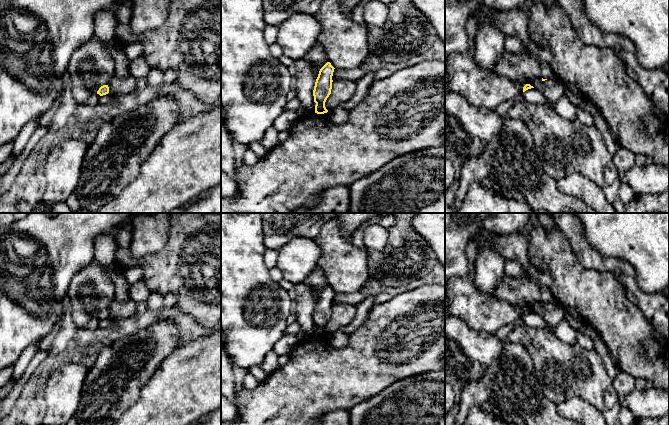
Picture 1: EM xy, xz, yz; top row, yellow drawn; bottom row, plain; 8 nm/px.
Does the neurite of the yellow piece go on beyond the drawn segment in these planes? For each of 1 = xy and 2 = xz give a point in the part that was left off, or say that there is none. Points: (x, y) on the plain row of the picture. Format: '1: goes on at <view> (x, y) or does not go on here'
1: does not go on here
2: does not go on here

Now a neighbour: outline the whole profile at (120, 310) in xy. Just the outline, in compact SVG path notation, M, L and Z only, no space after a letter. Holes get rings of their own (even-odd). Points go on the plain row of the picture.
M131 298L124 301L114 300L108 308L109 317L113 317L119 322L131 318L136 315L135 310L137 304L138 303Z

